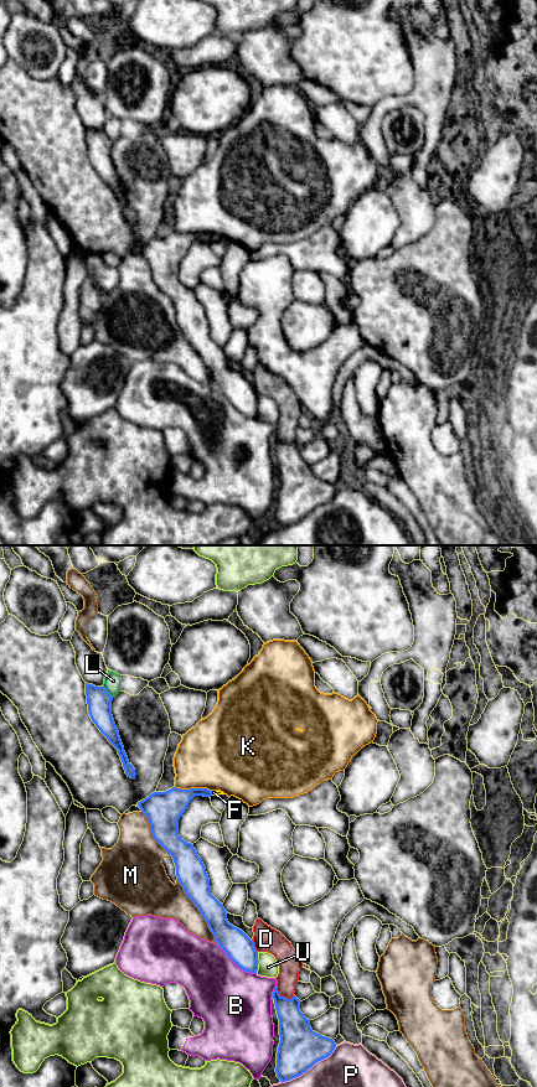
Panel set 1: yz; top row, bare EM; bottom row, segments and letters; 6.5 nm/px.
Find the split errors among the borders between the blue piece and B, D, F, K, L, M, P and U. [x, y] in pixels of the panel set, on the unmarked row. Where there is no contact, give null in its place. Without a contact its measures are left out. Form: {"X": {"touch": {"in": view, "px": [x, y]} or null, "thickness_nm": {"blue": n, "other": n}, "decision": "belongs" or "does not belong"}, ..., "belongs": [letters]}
{"B": {"touch": {"in": "yz", "px": [236, 408]}, "thickness_nm": {"blue": 180, "other": 440}, "decision": "does not belong"}, "D": {"touch": {"in": "yz", "px": [283, 441]}, "thickness_nm": {"blue": 220, "other": 150}, "decision": "does not belong"}, "F": {"touch": {"in": "yz", "px": [211, 238]}, "thickness_nm": {"blue": 170, "other": 30}, "decision": "does not belong"}, "K": {"touch": {"in": "yz", "px": [194, 233]}, "thickness_nm": {"blue": 220, "other": 440}, "decision": "does not belong"}, "L": {"touch": {"in": "yz", "px": [107, 136]}, "thickness_nm": {"blue": 160, "other": 110}, "decision": "does not belong"}, "M": {"touch": {"in": "yz", "px": [199, 355]}, "thickness_nm": {"blue": 190, "other": 240}, "decision": "does not belong"}, "P": {"touch": {"in": "yz", "px": [309, 512]}, "thickness_nm": {"blue": 280, "other": 480}, "decision": "does not belong"}, "U": {"touch": {"in": "yz", "px": [258, 407]}, "thickness_nm": {"blue": 180, "other": 130}, "decision": "does not belong"}, "belongs": []}

